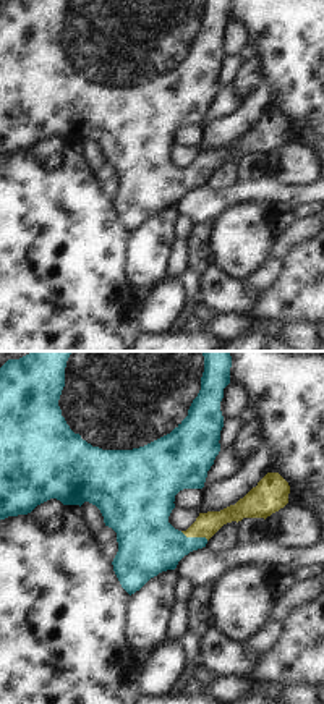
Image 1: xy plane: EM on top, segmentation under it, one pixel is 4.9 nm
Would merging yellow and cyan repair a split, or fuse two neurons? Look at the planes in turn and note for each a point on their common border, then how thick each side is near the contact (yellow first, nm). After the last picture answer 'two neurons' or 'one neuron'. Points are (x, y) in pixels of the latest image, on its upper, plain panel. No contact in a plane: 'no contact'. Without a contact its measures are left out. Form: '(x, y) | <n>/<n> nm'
(195, 173) | 120/300 nm

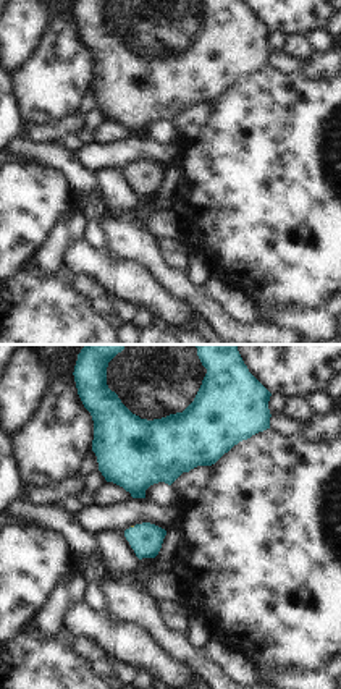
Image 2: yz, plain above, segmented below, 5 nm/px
no contact

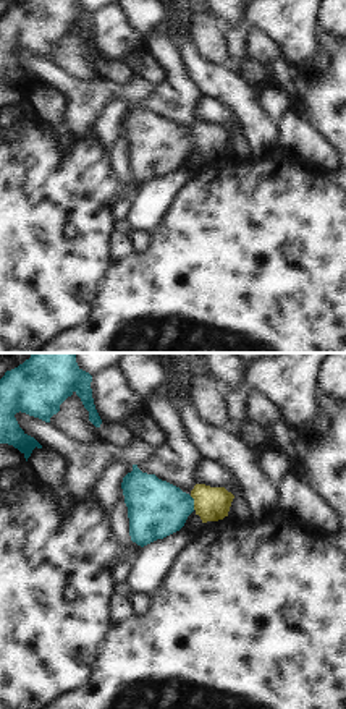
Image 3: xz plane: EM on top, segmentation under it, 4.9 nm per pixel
(194, 140) | 170/280 nm

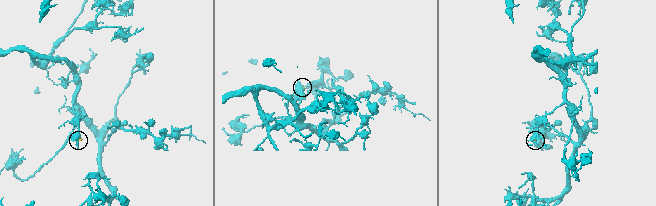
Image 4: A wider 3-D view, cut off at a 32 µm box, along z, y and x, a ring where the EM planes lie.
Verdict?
one neuron

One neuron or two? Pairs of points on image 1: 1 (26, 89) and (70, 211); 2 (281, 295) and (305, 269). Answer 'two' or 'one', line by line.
1: two
2: one

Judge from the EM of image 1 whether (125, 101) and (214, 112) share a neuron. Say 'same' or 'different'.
different

